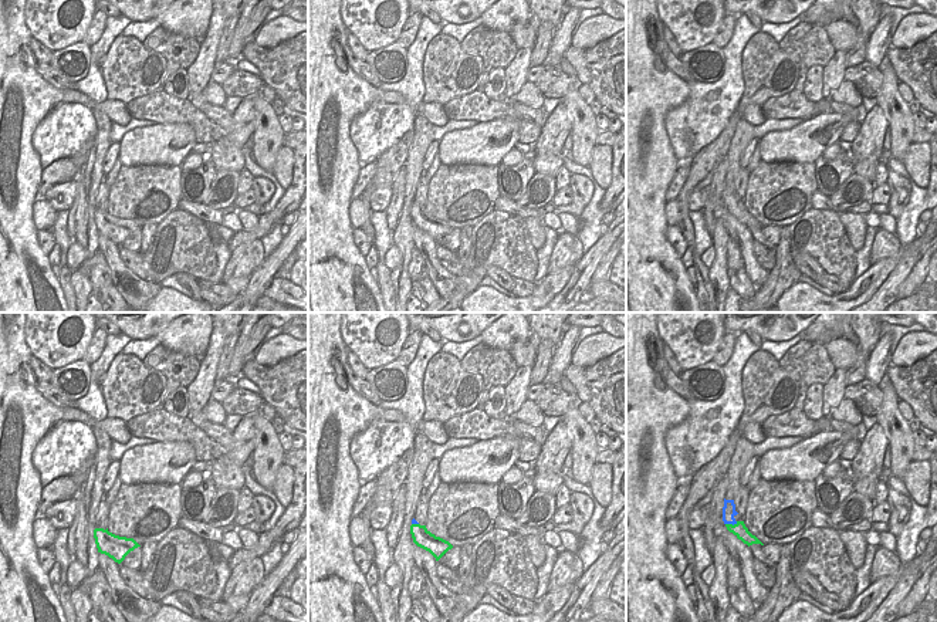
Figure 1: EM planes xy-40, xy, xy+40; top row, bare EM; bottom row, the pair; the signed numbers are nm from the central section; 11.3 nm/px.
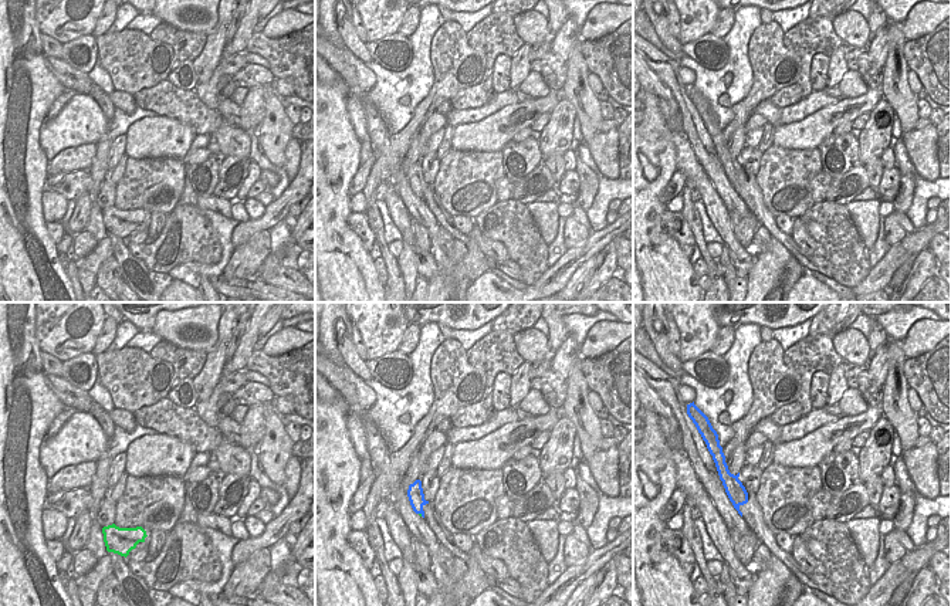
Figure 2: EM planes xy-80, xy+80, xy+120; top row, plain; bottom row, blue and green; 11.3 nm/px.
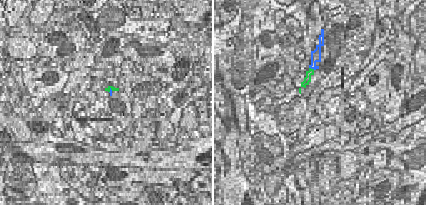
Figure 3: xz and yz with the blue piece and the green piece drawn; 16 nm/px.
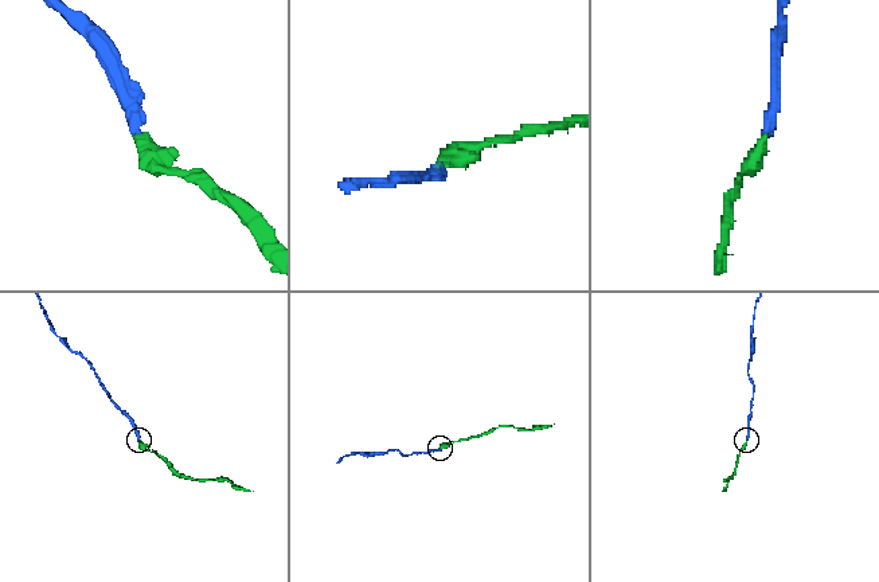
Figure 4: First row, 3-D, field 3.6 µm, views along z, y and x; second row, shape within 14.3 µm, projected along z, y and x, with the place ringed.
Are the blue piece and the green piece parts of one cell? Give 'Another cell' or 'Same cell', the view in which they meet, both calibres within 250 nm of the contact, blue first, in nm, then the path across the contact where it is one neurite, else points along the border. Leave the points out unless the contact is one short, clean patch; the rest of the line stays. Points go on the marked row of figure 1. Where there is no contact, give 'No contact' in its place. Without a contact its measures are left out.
Same cell. Touches blue in xy+40. Thickness 160 nm (blue) against 160 nm.

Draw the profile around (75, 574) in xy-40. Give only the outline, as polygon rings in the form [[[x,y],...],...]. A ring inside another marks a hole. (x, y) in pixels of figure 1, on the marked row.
[[[74,560],[67,571],[68,586],[71,586],[72,589],[77,588],[85,578],[87,578],[87,569],[80,561]]]

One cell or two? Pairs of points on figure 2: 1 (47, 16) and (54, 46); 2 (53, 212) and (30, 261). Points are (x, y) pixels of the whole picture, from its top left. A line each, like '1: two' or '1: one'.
1: two
2: two

